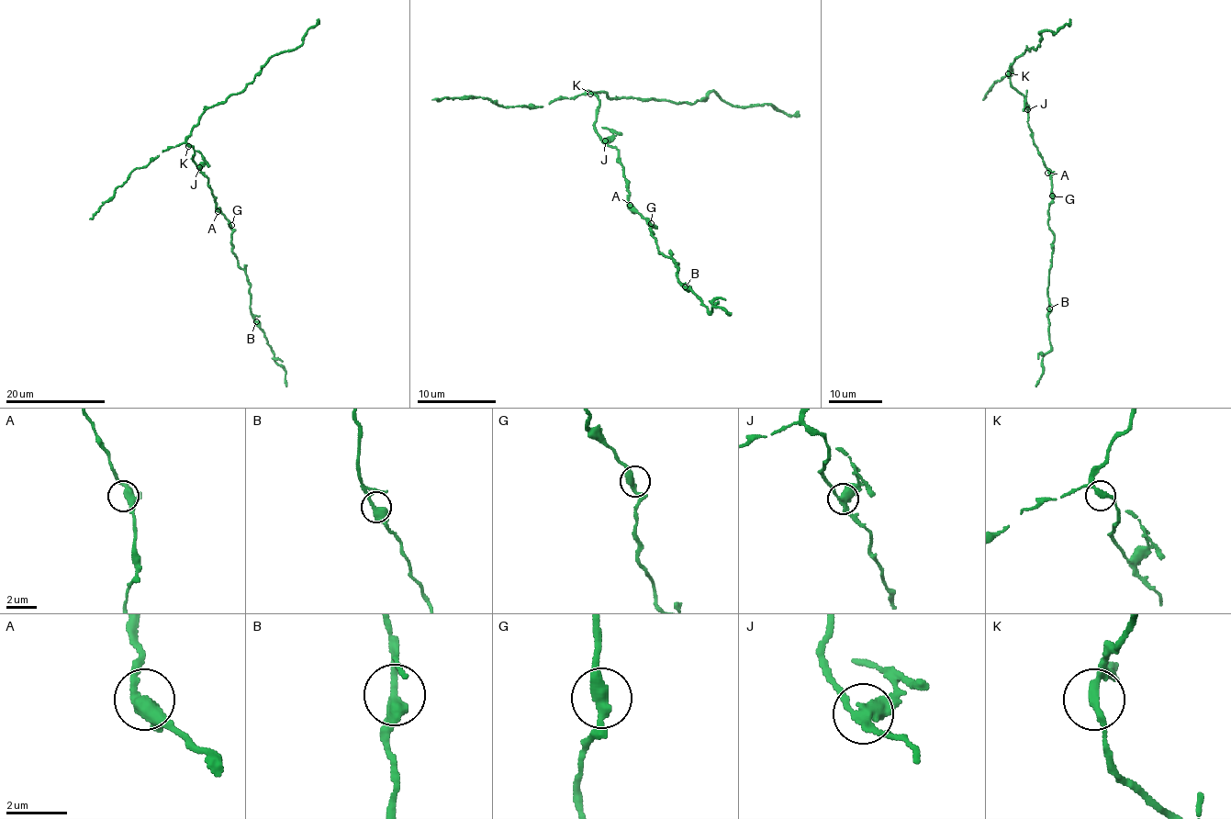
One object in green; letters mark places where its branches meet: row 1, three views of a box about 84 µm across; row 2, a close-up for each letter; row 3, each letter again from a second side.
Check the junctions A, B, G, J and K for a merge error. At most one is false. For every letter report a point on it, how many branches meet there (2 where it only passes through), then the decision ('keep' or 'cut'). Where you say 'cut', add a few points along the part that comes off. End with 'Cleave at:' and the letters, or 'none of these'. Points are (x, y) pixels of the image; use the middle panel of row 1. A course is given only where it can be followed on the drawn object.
A: (630, 205) | 3 | keep
B: (685, 286) | 2 | keep
G: (651, 223) | 2 | keep
J: (605, 140) | 3 | cut | (605, 141), (613, 130), (602, 128)
K: (590, 94) | 3 | keep
Cleave at: J

